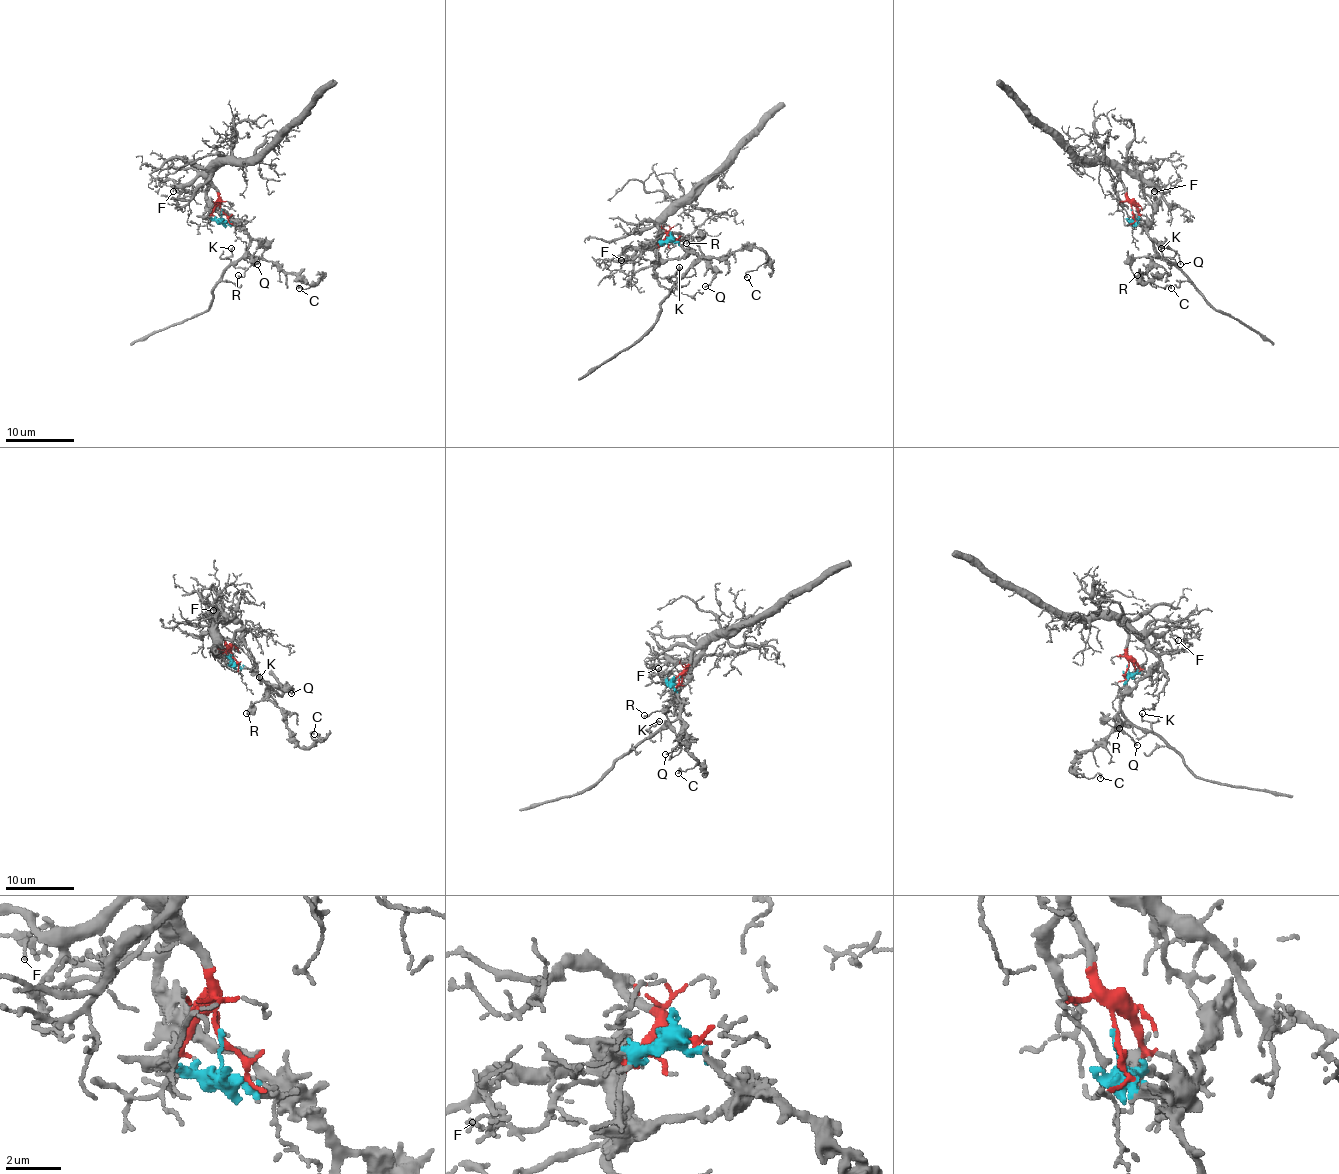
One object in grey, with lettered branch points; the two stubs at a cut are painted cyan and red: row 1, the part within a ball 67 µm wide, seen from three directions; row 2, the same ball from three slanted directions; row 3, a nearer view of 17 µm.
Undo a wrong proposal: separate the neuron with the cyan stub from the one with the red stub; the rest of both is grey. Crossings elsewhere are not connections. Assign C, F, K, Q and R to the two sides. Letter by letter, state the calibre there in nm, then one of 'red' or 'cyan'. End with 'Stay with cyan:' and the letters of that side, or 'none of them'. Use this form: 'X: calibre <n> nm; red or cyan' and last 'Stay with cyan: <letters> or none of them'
C: calibre 160 nm; cyan
F: calibre 120 nm; red
K: calibre 150 nm; cyan
Q: calibre 130 nm; cyan
R: calibre 140 nm; cyan
Stay with cyan: C, K, Q, R

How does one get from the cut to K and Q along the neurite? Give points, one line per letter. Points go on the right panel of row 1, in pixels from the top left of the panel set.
K: (1132, 210), (1132, 218), (1139, 222), (1151, 239), (1152, 247), (1171, 261), (1161, 254), (1161, 247)
Q: (1132, 210), (1134, 220), (1166, 247), (1173, 249), (1178, 254), (1180, 265)

